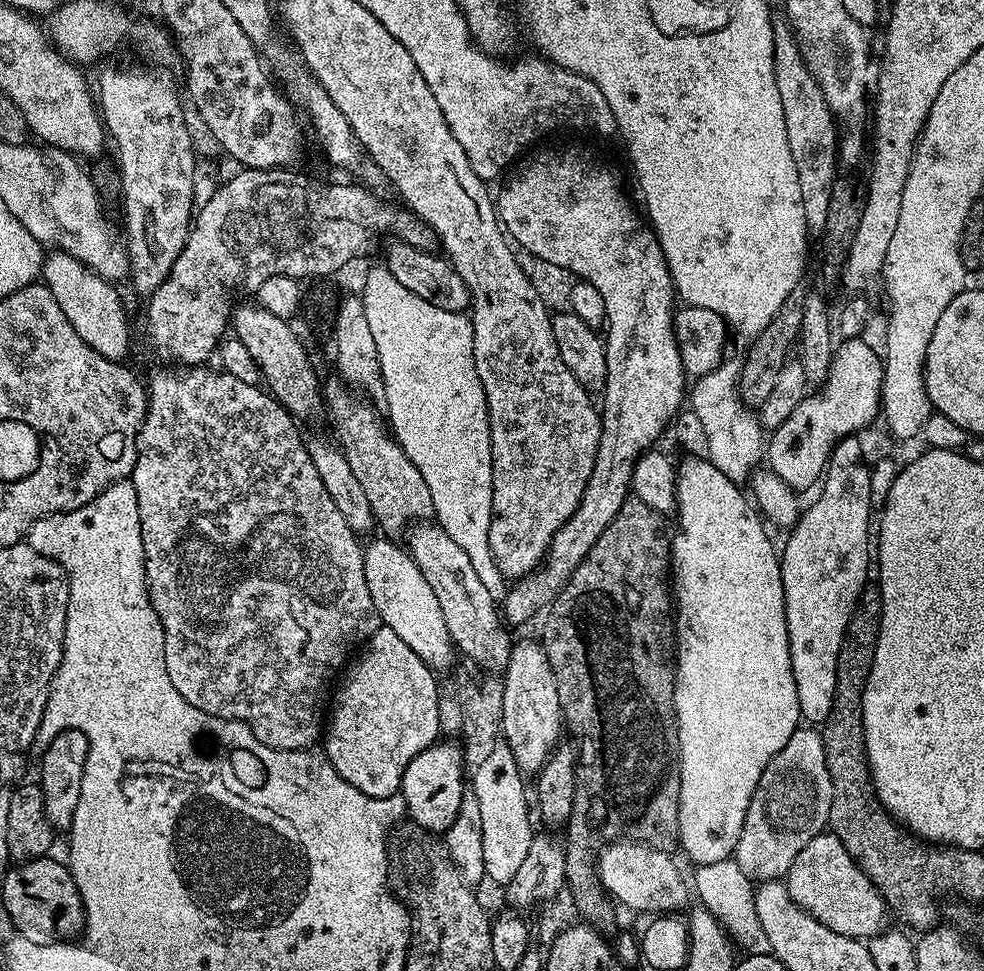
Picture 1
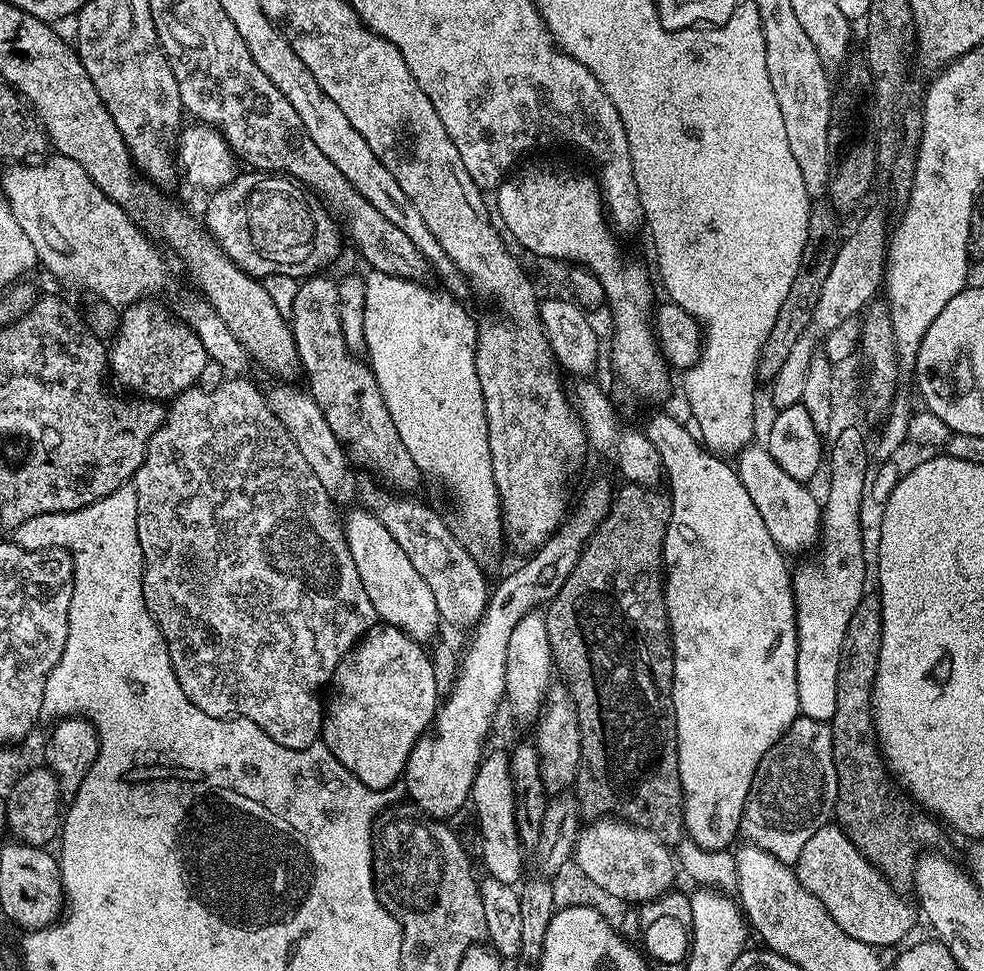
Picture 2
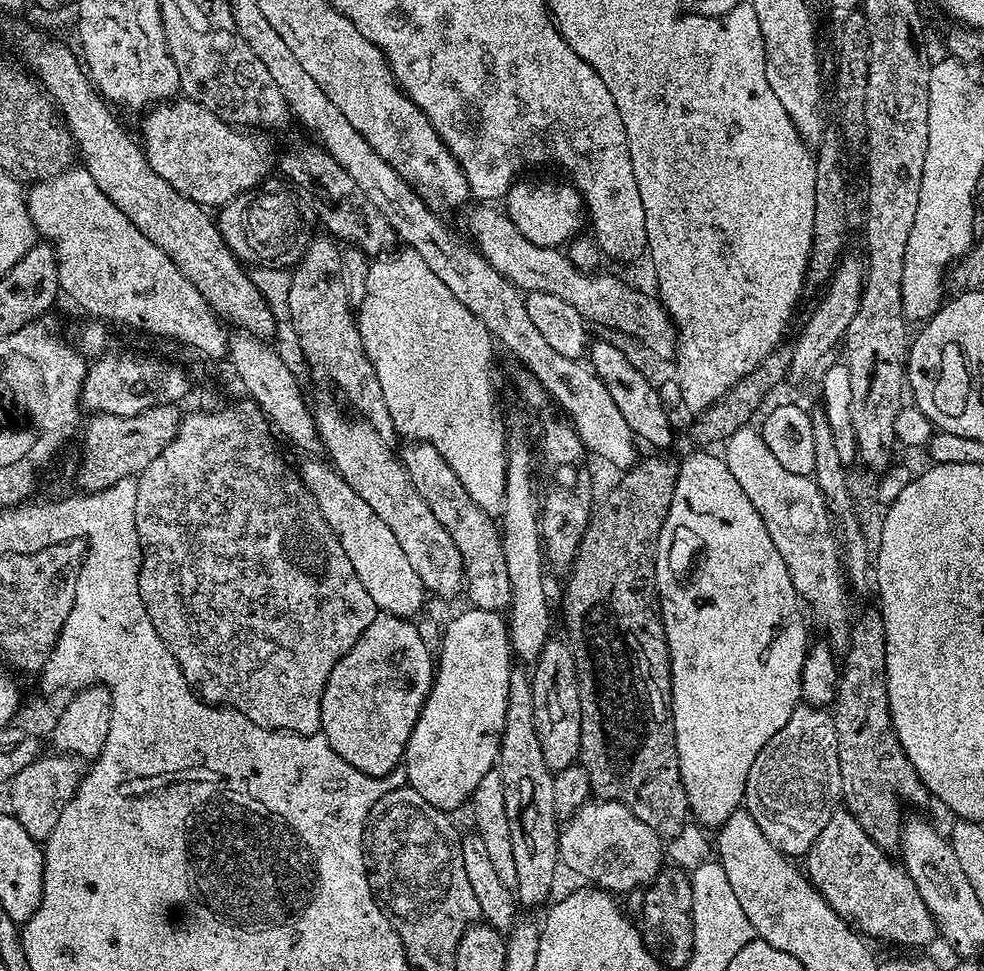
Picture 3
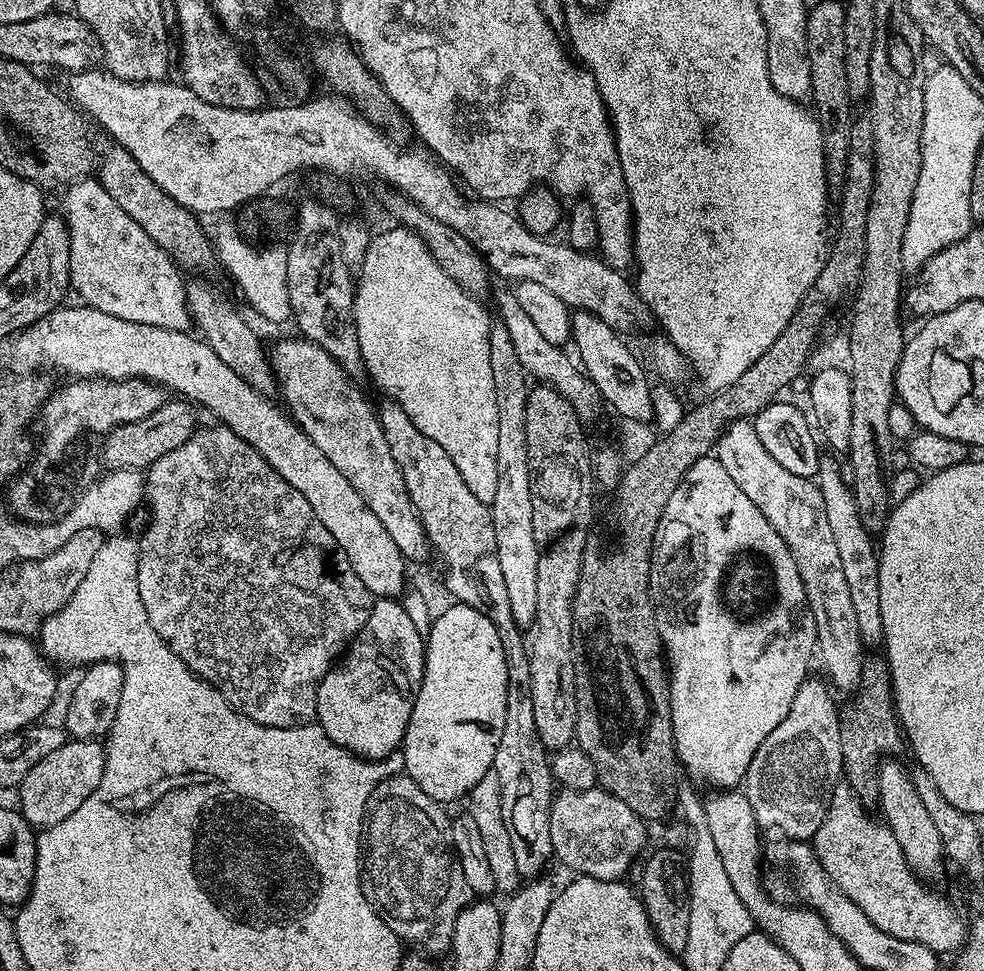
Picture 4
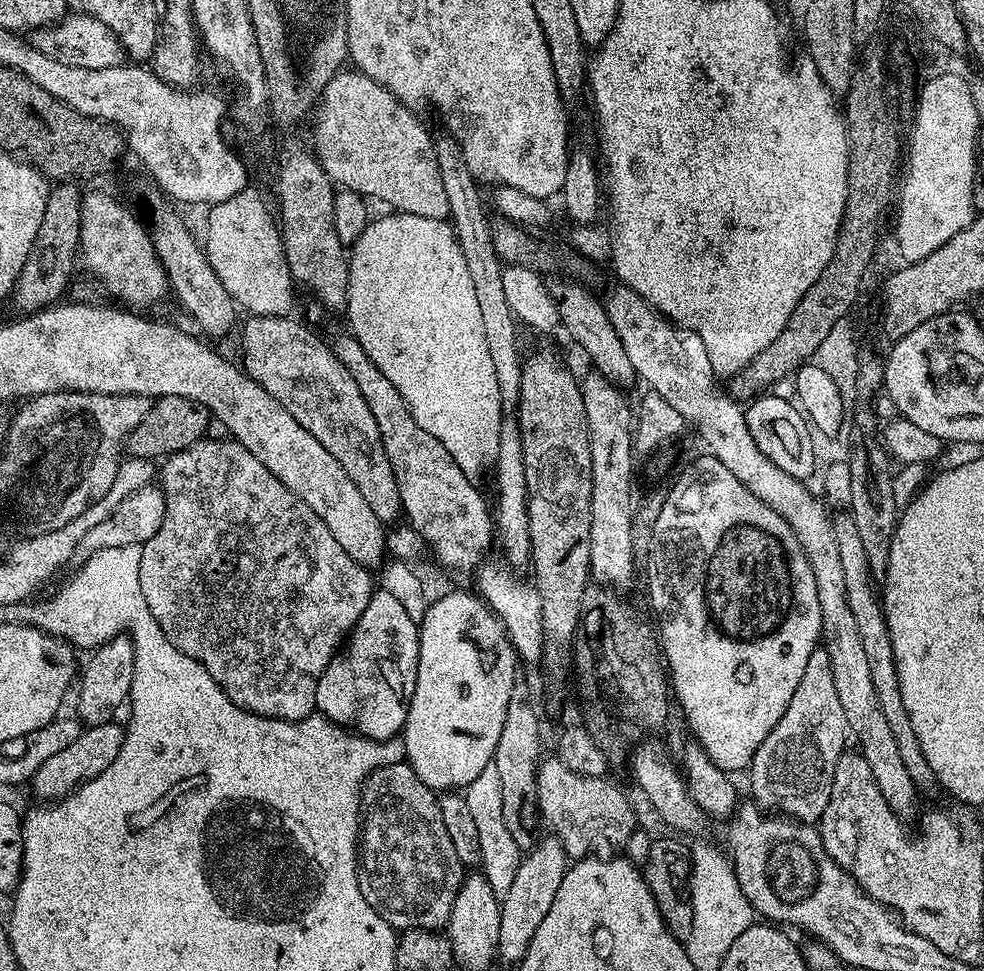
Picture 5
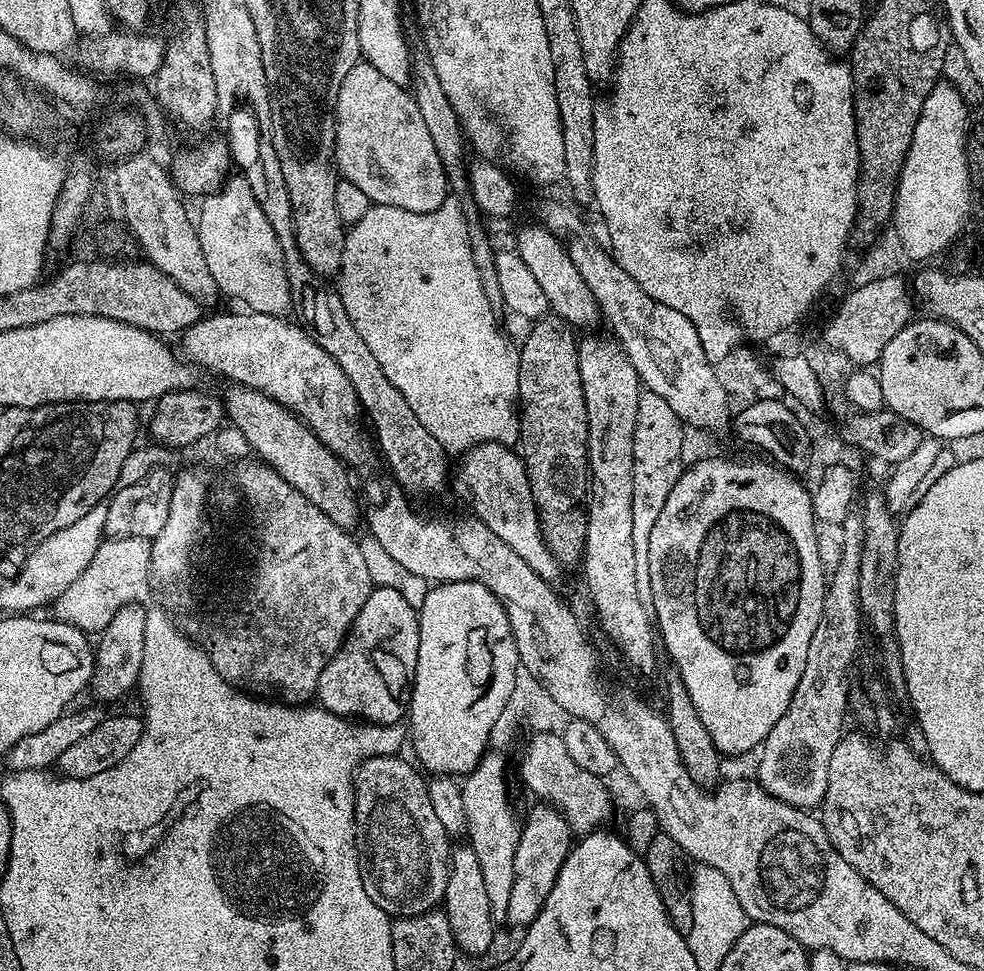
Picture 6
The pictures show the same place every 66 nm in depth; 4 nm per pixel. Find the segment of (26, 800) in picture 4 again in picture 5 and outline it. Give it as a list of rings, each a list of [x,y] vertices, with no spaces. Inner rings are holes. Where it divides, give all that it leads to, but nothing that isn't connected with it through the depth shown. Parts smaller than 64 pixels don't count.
[[[117,721],[91,725],[81,731],[77,741],[49,760],[42,762],[30,781],[30,788],[44,802],[54,802],[71,795],[87,780],[93,780],[114,762],[114,758],[121,752],[125,729]]]

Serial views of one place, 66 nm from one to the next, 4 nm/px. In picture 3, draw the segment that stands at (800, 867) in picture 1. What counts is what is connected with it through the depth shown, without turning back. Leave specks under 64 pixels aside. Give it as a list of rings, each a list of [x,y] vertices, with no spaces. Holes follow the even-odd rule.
[[[836,810],[833,811],[830,822],[822,826],[822,834],[818,834],[818,838],[806,853],[806,875],[820,891],[822,898],[826,898],[830,907],[846,923],[852,925],[855,931],[865,937],[873,936],[876,940],[885,940],[888,944],[905,944],[908,948],[920,948],[932,939],[937,939],[936,923],[930,910],[926,910],[926,902],[922,902],[922,894],[918,894],[914,882],[910,882],[907,872],[888,856],[891,855],[866,835],[862,826],[858,826],[858,822],[847,810]]]

